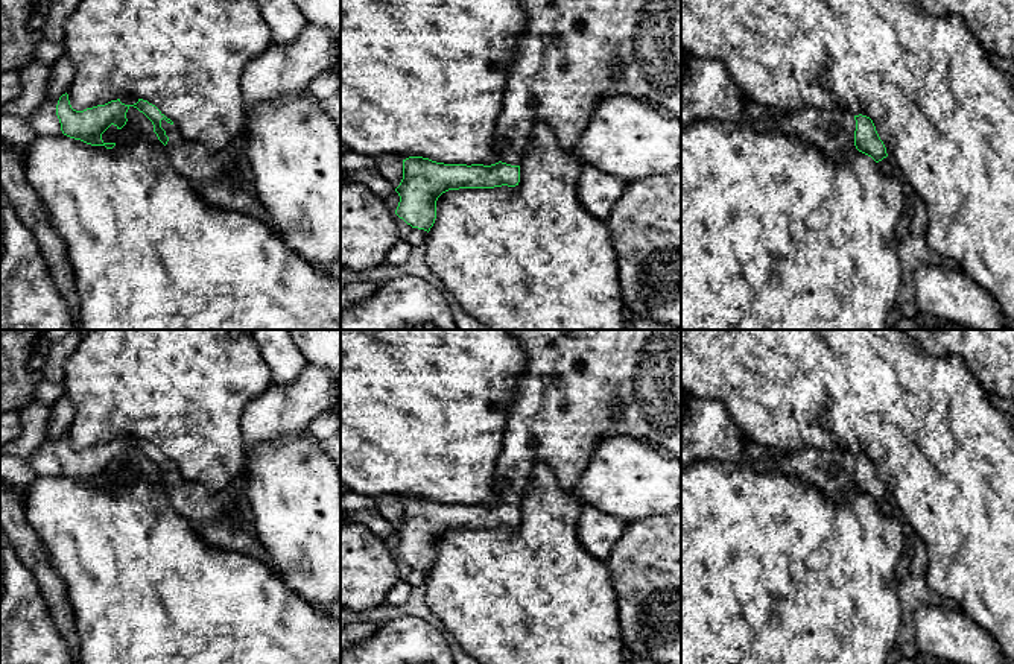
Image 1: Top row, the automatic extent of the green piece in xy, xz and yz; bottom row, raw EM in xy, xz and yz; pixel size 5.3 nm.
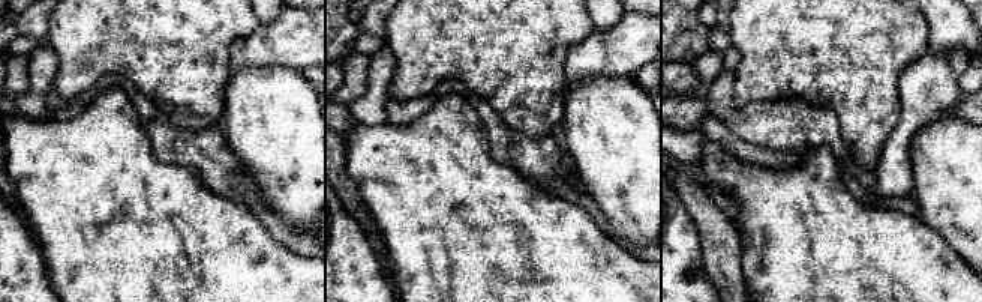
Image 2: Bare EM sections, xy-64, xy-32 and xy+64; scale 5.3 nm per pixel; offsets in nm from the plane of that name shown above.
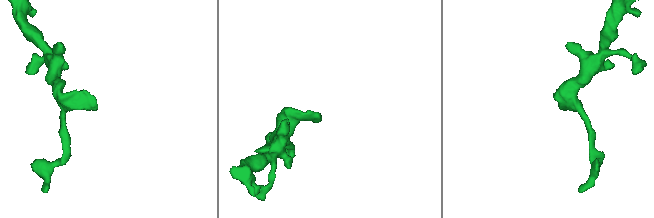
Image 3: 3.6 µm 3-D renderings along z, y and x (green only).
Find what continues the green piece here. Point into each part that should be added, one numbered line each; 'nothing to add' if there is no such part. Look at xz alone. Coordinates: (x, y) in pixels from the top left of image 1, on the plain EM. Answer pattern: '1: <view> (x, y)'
1: xz (578, 386)

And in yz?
1: yz (707, 432)

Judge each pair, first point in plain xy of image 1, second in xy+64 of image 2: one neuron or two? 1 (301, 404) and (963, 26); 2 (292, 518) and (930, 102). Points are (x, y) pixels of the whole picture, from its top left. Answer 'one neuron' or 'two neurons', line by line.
1: two neurons
2: two neurons

